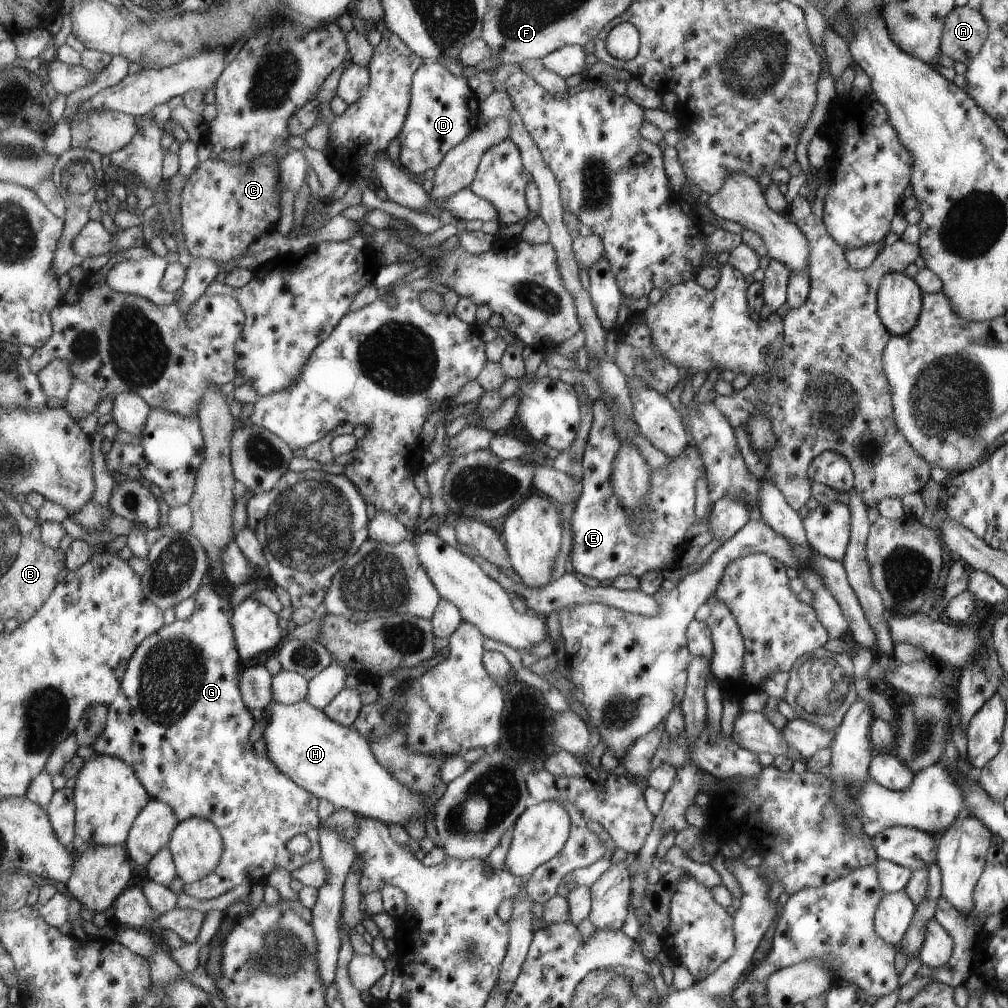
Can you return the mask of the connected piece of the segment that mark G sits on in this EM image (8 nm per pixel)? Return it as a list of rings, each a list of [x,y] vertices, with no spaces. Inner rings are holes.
[[[203,584],[199,590],[192,595],[195,600],[195,610],[191,612],[190,616],[185,619],[175,619],[171,624],[163,626],[158,632],[151,634],[146,640],[142,642],[142,645],[134,651],[134,655],[130,658],[129,664],[126,666],[126,673],[123,674],[123,683],[121,690],[115,702],[108,706],[108,722],[103,730],[103,734],[97,738],[95,746],[92,749],[97,754],[105,754],[105,756],[113,756],[113,758],[121,758],[123,762],[127,763],[127,766],[132,767],[134,774],[139,779],[139,782],[147,790],[147,795],[150,799],[161,800],[169,804],[175,816],[179,821],[187,818],[205,818],[212,822],[215,827],[221,832],[223,842],[222,859],[219,860],[217,868],[211,873],[207,874],[207,877],[201,878],[201,880],[181,885],[181,891],[194,899],[210,900],[216,898],[219,895],[224,894],[231,888],[241,884],[242,882],[248,882],[250,886],[259,884],[263,879],[266,879],[271,870],[275,868],[283,868],[287,872],[295,870],[305,864],[305,862],[313,862],[320,858],[319,847],[319,818],[317,818],[317,798],[314,795],[309,794],[303,790],[302,787],[296,786],[290,779],[287,779],[285,775],[281,774],[275,766],[267,760],[267,758],[258,758],[253,750],[253,742],[251,742],[251,728],[254,726],[255,717],[243,703],[241,692],[239,691],[239,678],[242,676],[243,663],[239,659],[236,652],[237,644],[233,642],[234,634],[231,634],[231,626],[229,626],[229,618],[231,618],[231,610],[229,610],[229,594],[221,588],[215,588],[213,584]],[[179,706],[185,706],[187,710],[179,716]],[[303,834],[309,839],[311,846],[307,852],[303,852],[301,855],[292,854],[285,848],[285,843],[293,836]]]

